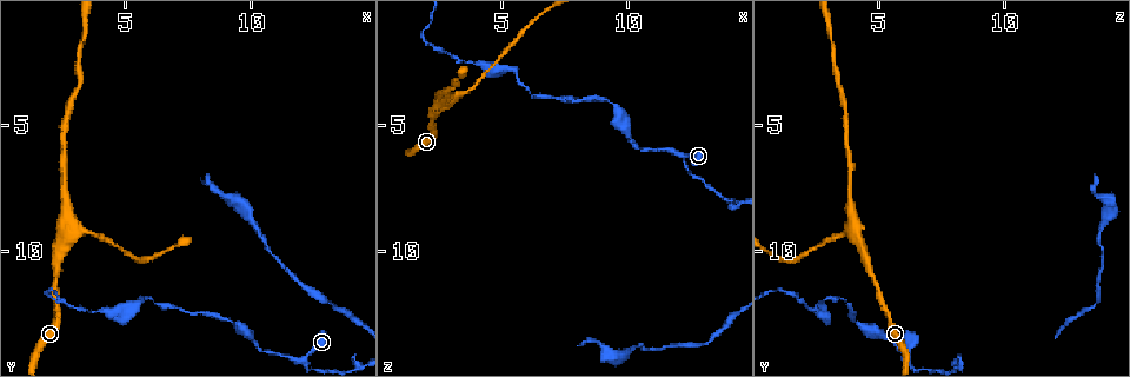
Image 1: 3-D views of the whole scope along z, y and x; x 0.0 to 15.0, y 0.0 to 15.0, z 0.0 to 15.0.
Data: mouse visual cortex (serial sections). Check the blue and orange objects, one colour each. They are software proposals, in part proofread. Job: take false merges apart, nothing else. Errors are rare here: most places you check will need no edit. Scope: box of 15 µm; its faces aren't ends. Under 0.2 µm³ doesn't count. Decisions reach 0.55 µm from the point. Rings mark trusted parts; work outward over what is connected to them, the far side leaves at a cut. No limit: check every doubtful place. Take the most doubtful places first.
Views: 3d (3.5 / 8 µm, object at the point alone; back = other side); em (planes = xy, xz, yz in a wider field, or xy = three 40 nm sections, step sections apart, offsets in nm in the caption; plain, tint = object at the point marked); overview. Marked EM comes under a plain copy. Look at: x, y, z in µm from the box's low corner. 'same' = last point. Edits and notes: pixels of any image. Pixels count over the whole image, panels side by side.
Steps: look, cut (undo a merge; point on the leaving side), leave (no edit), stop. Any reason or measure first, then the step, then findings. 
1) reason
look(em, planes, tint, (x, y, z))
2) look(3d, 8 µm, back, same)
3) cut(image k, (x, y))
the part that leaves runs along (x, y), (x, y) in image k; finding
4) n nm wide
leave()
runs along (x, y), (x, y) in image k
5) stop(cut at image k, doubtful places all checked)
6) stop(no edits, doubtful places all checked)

abrupt turn
look(3d, 8 µm, (12.1, 14.3, 6.1))

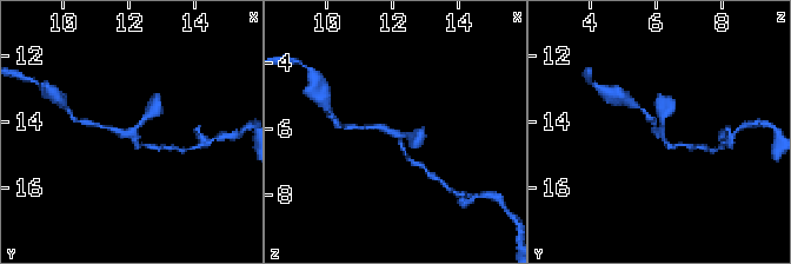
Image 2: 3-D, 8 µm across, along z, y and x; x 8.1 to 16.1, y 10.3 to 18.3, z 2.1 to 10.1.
look(3d, 3.5 µm, (12.0, 14.3, 6.2))

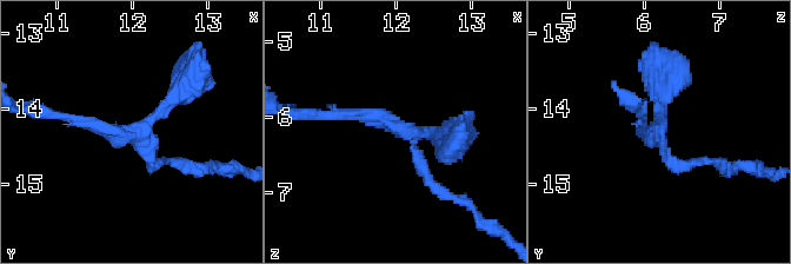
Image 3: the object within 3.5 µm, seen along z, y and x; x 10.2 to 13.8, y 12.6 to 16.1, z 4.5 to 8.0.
need the tissue
look(em, xy, step 1, tint, (12.10, 14.30, 6.15))

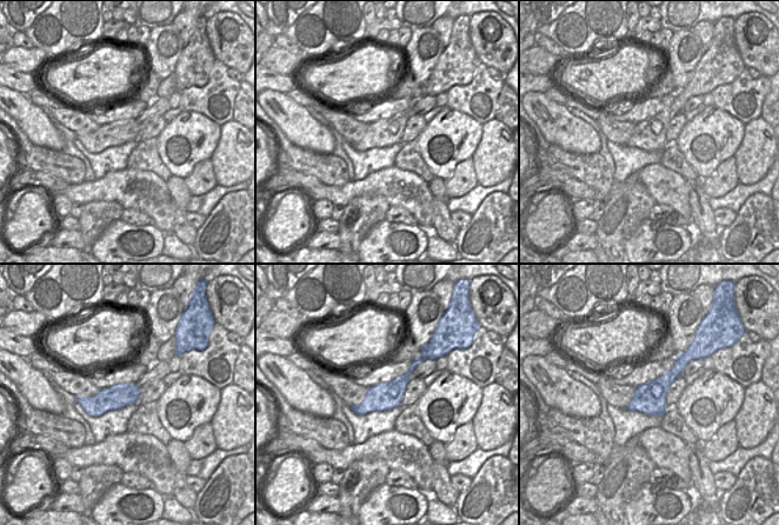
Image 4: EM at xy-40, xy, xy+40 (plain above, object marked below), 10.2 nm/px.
leave()
runs along (194, 79), (133, 137), (65, 116) in image 3; one cell here

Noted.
three-way junction
look(em, xy, step 2, tint, (2.6, 9.6, 4.2))

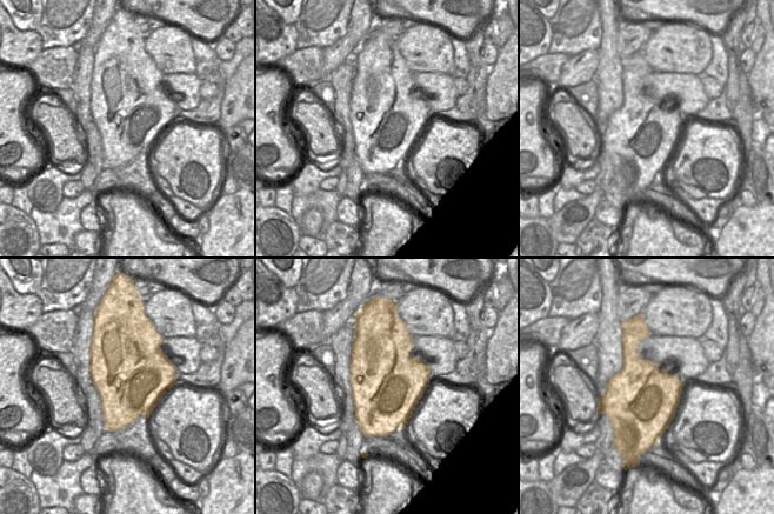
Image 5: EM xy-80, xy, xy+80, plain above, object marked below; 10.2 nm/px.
look(3d, 3.5 µm, same)

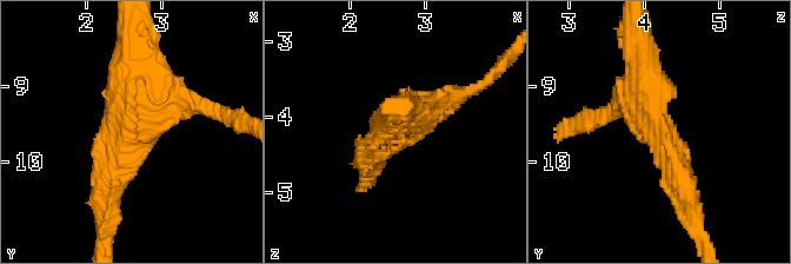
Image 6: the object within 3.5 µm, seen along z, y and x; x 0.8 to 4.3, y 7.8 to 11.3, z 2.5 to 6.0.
arms of 300, 300, 350 nm
leave()
runs along (684, 187), (657, 133), (639, 53) in image 6; all the same cell

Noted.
a narrow waist
look(3d, 8 µm, back, (3.6, 12.4, 2.5))

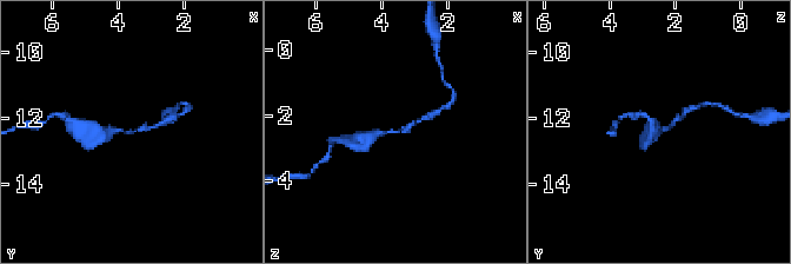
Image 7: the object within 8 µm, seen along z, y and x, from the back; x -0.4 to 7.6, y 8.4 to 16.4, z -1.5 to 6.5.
look(3d, 3.5 µm, (3.4, 12.4, 2.4))

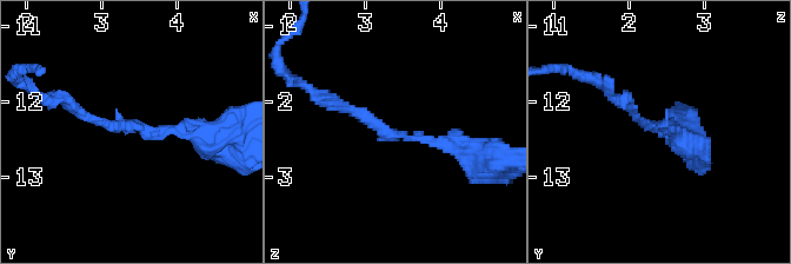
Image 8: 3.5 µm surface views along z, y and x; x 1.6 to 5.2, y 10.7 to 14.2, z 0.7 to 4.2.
arms of 150, 250 nm; shape alone is not enough
look(em, xy, step 3, tint, (3.50, 12.40, 2.45))

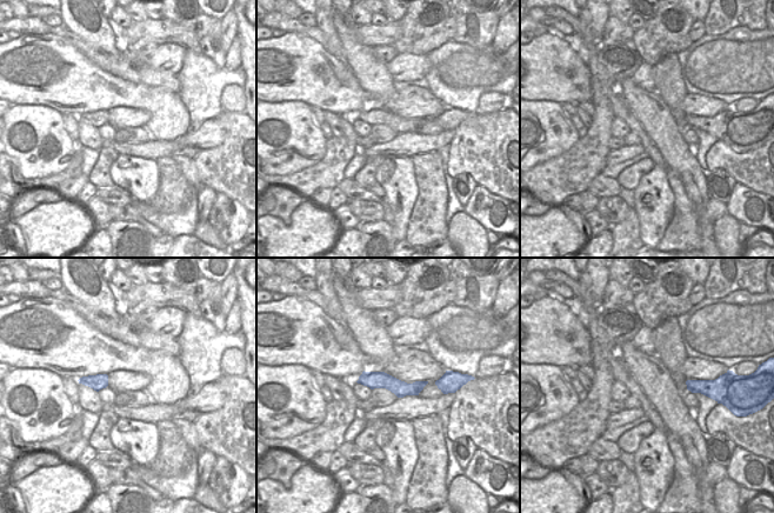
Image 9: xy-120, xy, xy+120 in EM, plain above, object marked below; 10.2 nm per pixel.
leave()
runs along (361, 379), (398, 387), (421, 384) in image 9; all the same cell

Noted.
stop(no edits, doubtful places all checked)

